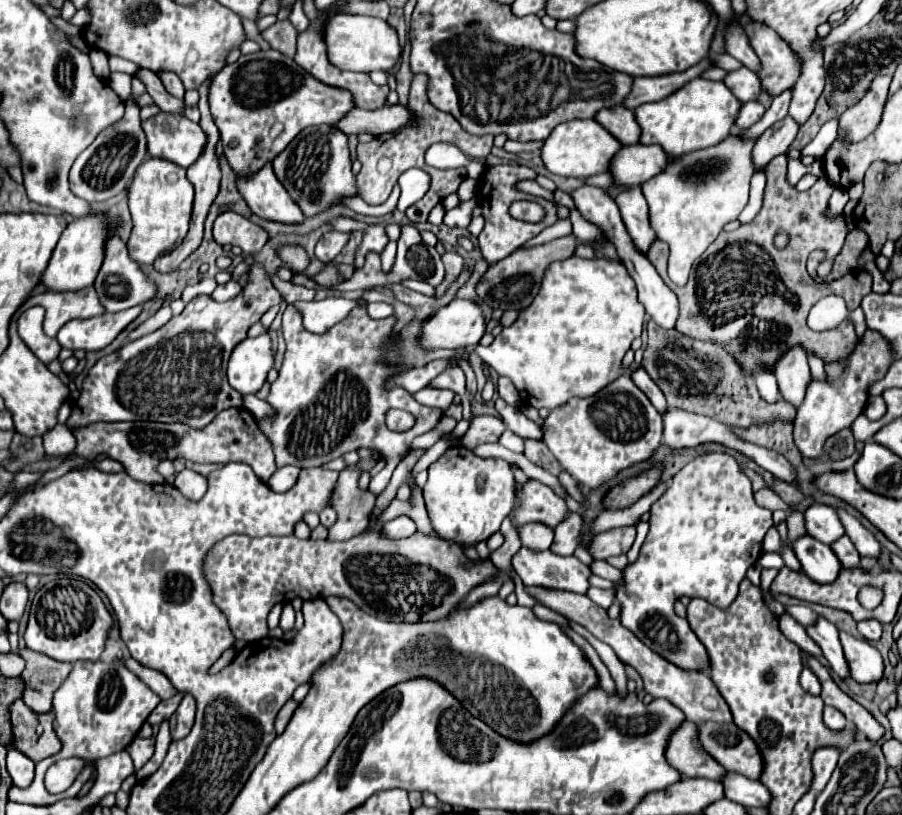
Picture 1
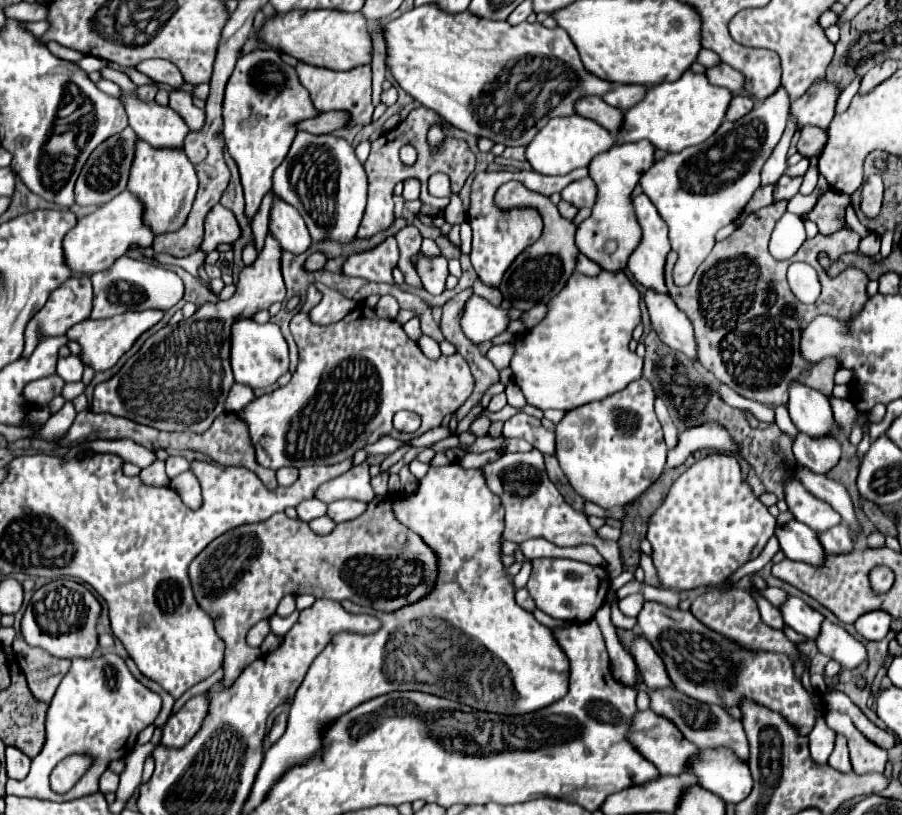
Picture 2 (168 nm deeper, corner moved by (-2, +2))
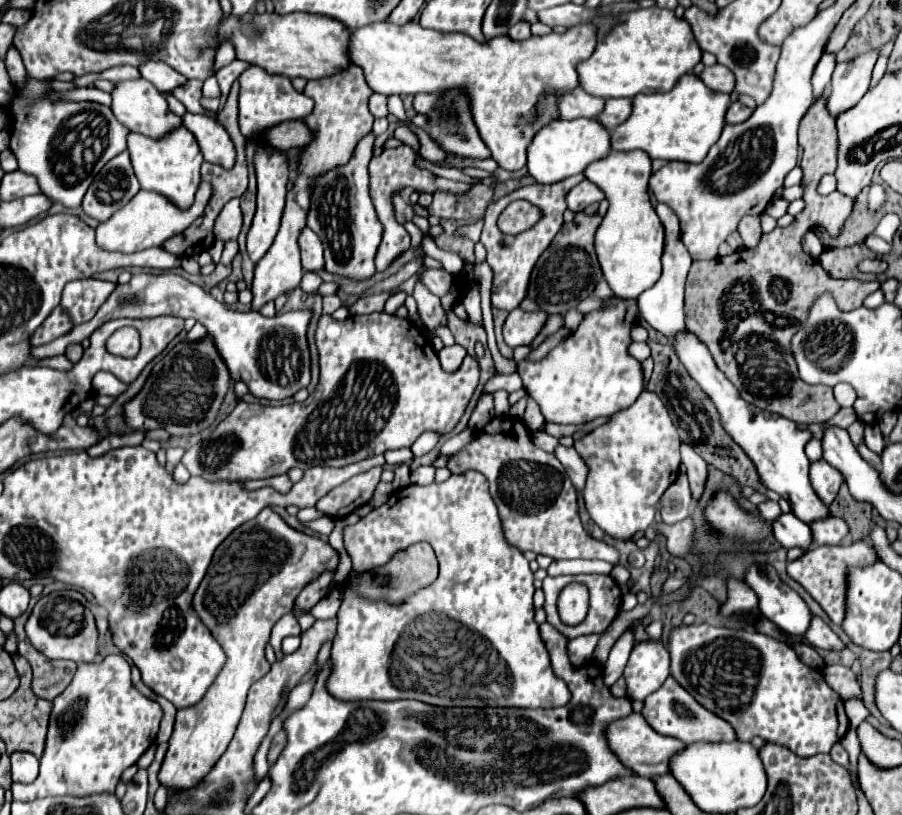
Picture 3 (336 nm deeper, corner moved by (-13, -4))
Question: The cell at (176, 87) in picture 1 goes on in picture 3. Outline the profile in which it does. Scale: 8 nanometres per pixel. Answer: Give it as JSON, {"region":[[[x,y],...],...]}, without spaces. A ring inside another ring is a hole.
{"region":[[[146,62],[144,66],[140,66],[140,74],[144,80],[152,82],[160,92],[170,92],[186,84],[186,78],[182,74],[172,70],[168,64],[160,64],[160,62]]]}

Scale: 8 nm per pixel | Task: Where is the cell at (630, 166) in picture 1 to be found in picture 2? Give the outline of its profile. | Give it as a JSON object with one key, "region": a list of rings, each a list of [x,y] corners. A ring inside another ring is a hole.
{"region":[[[647,140],[633,144],[615,144],[609,152],[595,156],[587,166],[589,176],[597,184],[597,200],[593,204],[591,216],[577,228],[577,248],[581,254],[597,260],[601,270],[623,272],[629,256],[641,242],[641,226],[633,208],[631,192],[637,186],[641,174],[653,164],[653,152],[655,148]]]}

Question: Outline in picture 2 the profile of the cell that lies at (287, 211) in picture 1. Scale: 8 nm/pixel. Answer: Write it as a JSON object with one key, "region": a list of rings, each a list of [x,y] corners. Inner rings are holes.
{"region":[[[277,196],[273,200],[269,230],[281,242],[283,250],[287,250],[295,256],[303,254],[311,246],[311,236],[309,236],[309,230],[303,222],[301,214]]]}

